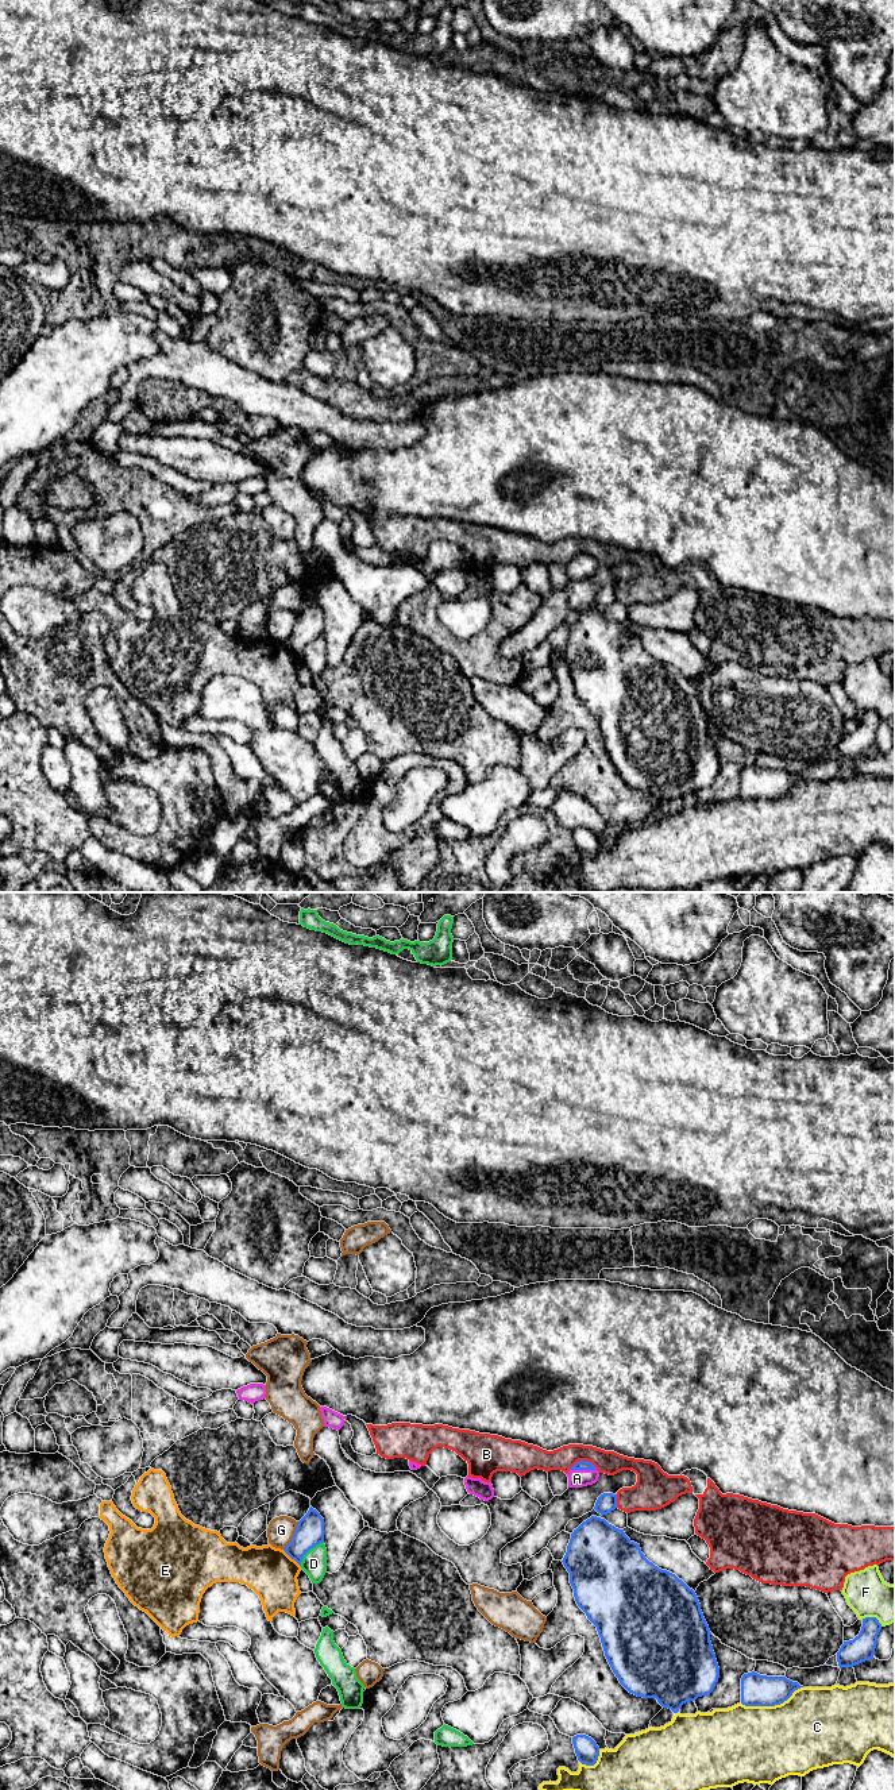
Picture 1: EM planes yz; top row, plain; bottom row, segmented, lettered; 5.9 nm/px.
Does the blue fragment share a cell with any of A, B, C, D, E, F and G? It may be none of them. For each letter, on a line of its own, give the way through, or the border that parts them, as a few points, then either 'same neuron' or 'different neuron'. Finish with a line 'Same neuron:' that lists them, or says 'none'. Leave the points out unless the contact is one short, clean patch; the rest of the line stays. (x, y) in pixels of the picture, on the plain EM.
A: way yz (582, 558), (583, 562), (577, 571); same neuron
B: different neuron
C: different neuron
D: different neuron
E: different neuron
F: border yz (861, 712), (875, 710), (882, 718); different neuron
G: different neuron
Same neuron: A

